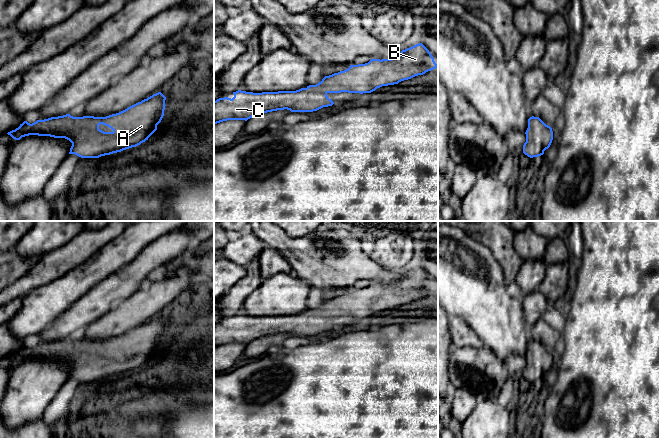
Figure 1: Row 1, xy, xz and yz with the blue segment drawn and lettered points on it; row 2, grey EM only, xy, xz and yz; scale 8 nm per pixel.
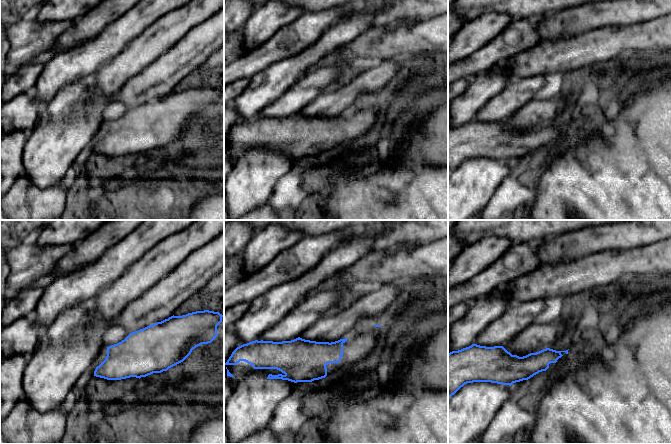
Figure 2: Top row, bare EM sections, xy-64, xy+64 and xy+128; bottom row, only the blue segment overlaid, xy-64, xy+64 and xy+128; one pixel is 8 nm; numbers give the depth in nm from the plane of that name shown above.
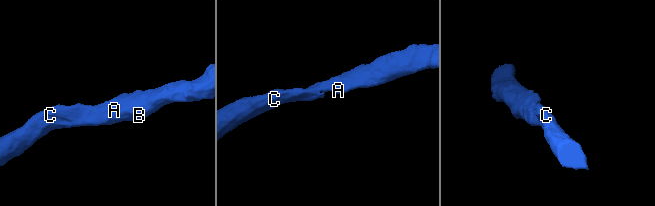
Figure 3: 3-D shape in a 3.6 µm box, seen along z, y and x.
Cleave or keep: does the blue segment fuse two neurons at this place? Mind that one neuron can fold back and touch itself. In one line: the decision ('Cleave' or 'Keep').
Keep

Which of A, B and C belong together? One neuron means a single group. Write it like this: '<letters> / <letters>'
A B C

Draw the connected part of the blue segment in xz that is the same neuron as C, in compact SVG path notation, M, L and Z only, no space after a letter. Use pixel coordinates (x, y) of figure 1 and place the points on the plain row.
M416 268L402 274L400 279L391 283L371 283L368 287L350 289L344 295L325 300L316 309L309 309L296 315L278 315L253 317L238 314L233 316L234 321L219 322L214 325L214 348L227 344L245 344L260 338L277 334L290 334L291 336L313 336L323 331L332 330L334 326L328 322L328 317L371 317L382 310L398 308L401 305L423 299L437 292L433 280L422 268Z

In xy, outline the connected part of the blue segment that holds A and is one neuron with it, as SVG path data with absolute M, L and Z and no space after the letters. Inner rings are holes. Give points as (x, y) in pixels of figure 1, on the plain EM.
M158 316L106 341L73 341L66 338L37 344L32 348L24 345L7 358L15 364L29 359L65 362L72 367L69 378L99 382L136 371L148 364L164 340L165 324L166 321ZM100 348L113 355L100 354Z

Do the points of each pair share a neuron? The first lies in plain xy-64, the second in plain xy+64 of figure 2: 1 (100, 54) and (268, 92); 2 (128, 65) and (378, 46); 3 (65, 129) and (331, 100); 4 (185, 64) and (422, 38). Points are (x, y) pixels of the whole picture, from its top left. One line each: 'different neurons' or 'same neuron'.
1: same neuron
2: different neurons
3: different neurons
4: different neurons

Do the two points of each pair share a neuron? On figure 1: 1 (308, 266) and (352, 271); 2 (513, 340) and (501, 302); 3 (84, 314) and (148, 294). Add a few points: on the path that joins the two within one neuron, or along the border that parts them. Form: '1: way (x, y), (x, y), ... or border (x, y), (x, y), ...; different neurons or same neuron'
1: way (319, 266), (341, 266); same neuron
2: way (504, 331), (501, 328), (501, 311); same neuron
3: border (136, 291), (120, 300), (97, 318); different neurons

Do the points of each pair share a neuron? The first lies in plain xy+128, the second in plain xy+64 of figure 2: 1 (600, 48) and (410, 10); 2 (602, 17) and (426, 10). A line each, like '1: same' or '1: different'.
1: same
2: same

